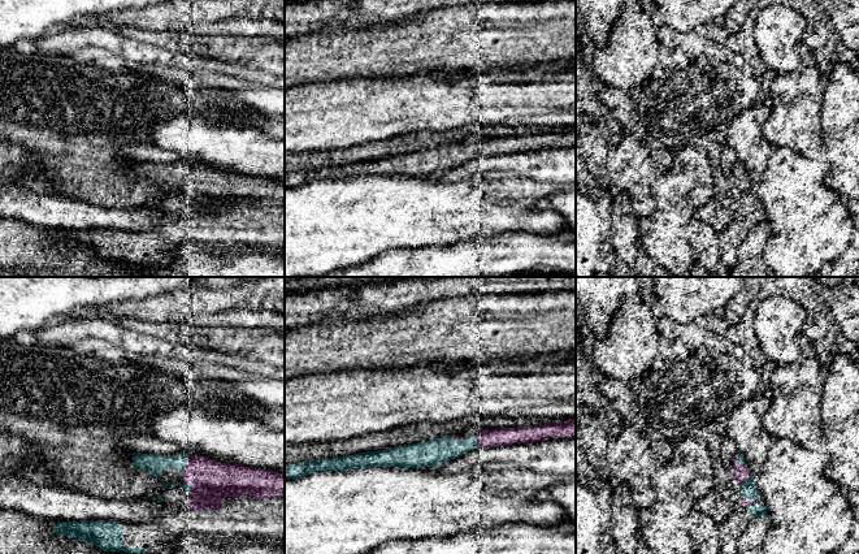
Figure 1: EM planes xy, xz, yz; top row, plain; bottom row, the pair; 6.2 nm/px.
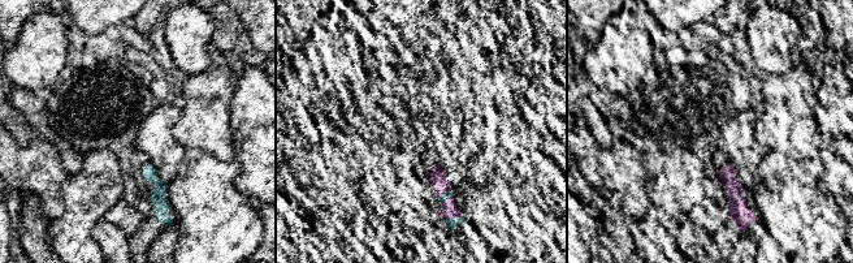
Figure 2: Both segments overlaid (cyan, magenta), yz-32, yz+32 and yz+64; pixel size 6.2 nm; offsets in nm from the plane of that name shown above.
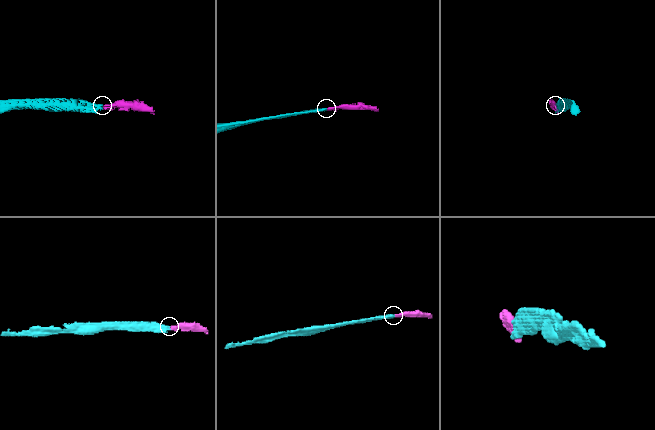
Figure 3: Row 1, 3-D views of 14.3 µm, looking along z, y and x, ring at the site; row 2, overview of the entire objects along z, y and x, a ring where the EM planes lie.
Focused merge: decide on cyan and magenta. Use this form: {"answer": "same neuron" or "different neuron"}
{"answer": "same neuron"}

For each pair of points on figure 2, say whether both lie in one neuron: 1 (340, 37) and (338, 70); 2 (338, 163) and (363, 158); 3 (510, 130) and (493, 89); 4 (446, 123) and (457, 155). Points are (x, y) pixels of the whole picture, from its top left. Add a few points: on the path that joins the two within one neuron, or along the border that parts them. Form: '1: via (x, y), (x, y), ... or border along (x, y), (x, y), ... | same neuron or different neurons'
1: via (338, 44), (338, 63) | same neuron
2: border along (340, 145), (350, 156), (358, 176) | different neurons
3: via (502, 120), (502, 111), (497, 99) | same neuron
4: via (446, 130), (446, 141), (450, 147) | same neuron

